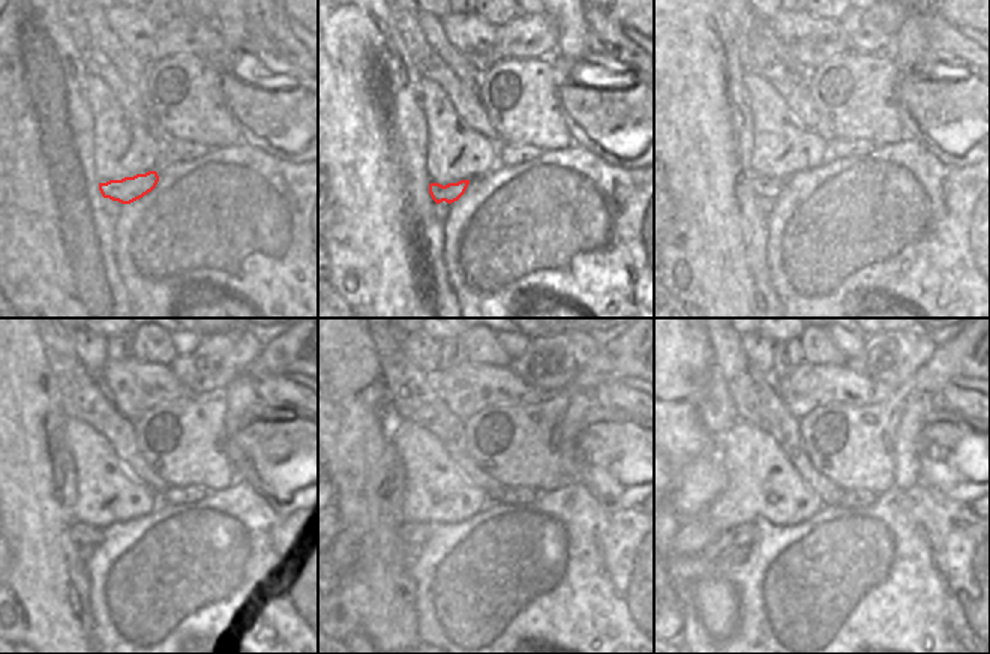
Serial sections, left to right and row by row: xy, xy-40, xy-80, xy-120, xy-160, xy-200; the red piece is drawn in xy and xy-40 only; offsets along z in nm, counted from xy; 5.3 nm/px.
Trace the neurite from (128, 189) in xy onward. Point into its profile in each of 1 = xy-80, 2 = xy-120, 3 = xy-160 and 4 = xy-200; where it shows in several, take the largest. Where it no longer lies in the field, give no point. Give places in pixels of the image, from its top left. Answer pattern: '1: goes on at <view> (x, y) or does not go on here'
1: goes on at xy-80 (767, 191)
2: goes on at xy-120 (87, 537)
3: goes on at xy-160 (413, 534)
4: goes on at xy-200 (734, 546)

